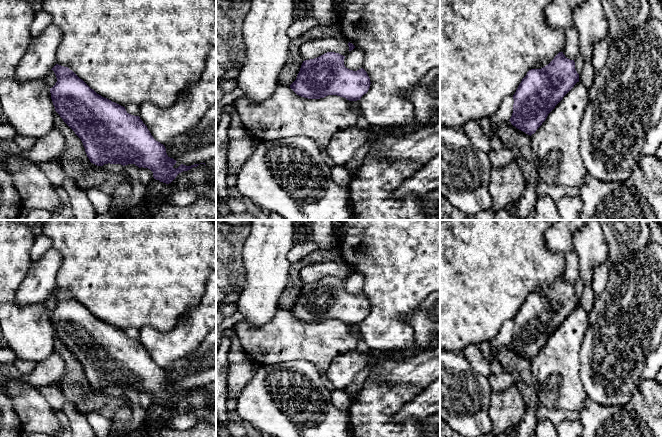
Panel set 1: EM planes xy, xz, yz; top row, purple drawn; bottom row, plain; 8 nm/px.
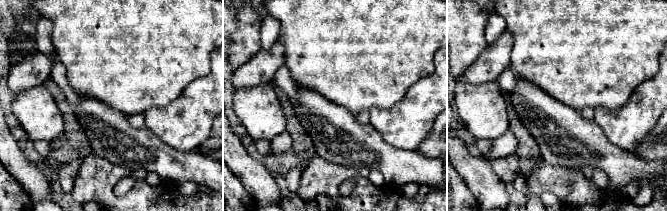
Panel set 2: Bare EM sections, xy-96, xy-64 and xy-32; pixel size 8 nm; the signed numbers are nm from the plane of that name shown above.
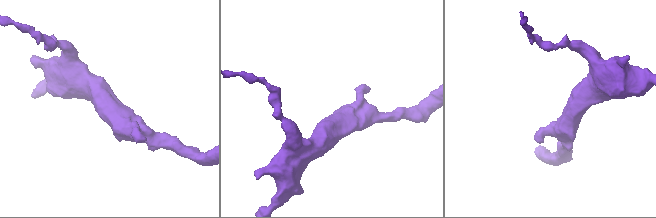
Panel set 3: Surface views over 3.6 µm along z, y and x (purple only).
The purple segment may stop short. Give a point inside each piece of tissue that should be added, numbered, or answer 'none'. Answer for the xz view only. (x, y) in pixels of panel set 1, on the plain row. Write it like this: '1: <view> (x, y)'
none

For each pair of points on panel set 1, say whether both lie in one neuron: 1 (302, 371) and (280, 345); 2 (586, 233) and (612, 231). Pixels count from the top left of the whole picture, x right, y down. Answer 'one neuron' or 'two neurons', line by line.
1: two neurons
2: two neurons

